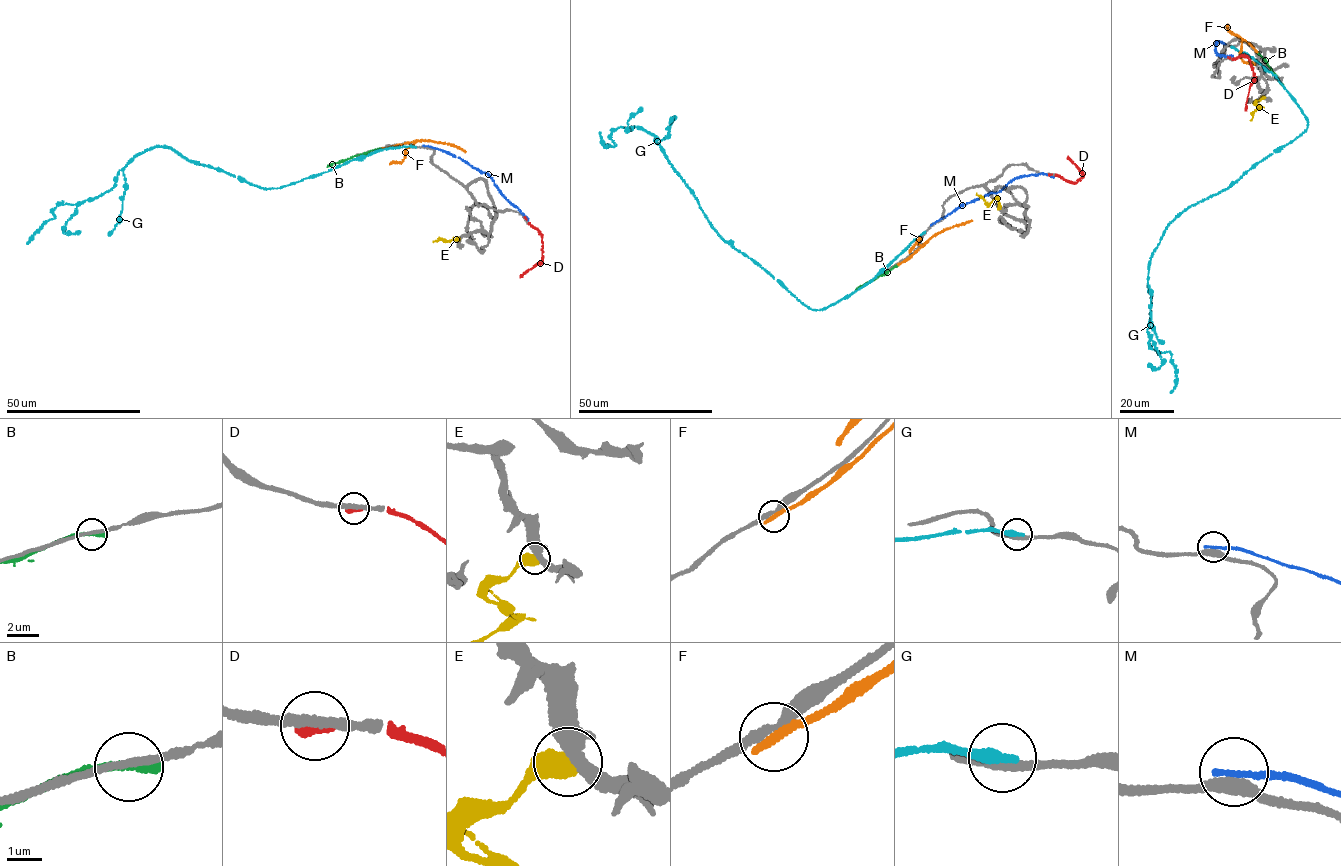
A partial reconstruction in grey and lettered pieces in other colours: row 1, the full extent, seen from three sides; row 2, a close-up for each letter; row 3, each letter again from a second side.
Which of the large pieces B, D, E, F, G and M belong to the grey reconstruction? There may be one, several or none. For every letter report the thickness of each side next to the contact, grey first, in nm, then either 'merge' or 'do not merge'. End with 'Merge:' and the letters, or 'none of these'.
B: calibres 220 and 360 nm; do not merge
D: calibres 280 and 400 nm; do not merge
E: calibres 480 and 650 nm; do not merge
F: calibres 240 and 300 nm; do not merge
G: calibres 260 and 360 nm; do not merge
M: calibres 360 and 190 nm; do not merge
Merge: none of these

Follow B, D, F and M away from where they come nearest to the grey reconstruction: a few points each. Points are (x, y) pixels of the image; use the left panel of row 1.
B: (378, 149), (327, 166)
D: (525, 217), (542, 236), (542, 261), (519, 277)
F: (384, 148), (428, 140), (456, 146), (466, 151)
M: (424, 146), (461, 159), (490, 176), (504, 196), (528, 220)

